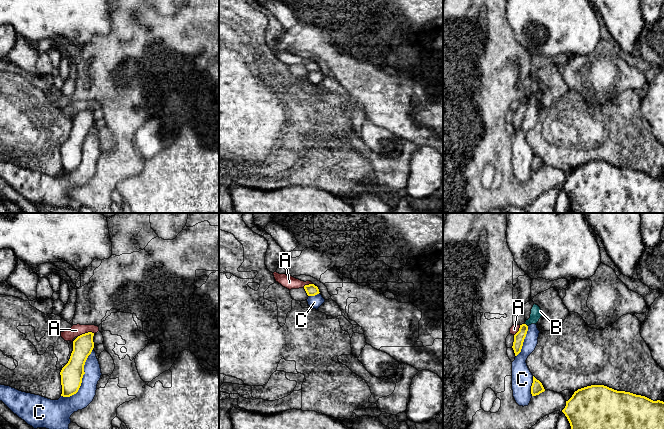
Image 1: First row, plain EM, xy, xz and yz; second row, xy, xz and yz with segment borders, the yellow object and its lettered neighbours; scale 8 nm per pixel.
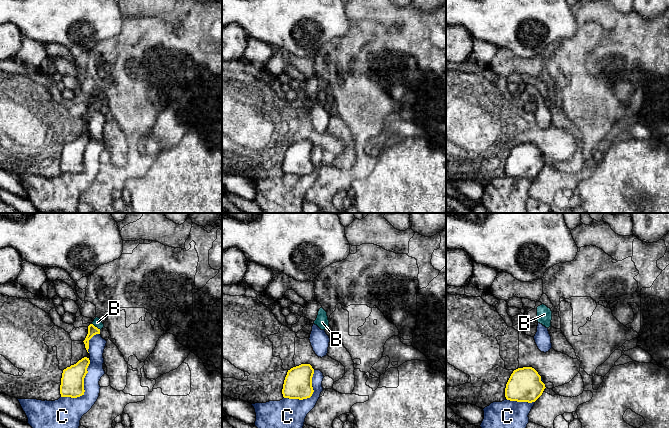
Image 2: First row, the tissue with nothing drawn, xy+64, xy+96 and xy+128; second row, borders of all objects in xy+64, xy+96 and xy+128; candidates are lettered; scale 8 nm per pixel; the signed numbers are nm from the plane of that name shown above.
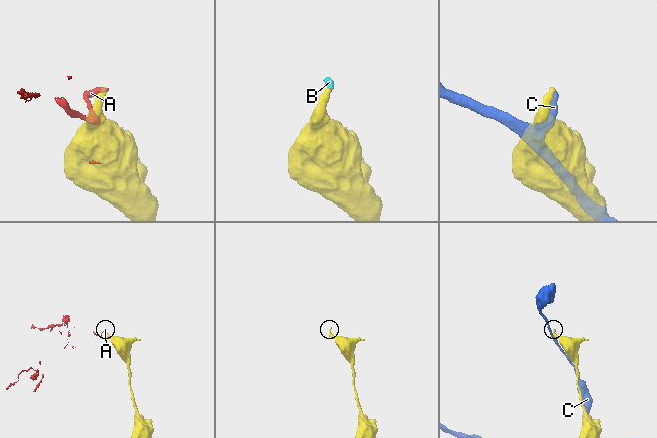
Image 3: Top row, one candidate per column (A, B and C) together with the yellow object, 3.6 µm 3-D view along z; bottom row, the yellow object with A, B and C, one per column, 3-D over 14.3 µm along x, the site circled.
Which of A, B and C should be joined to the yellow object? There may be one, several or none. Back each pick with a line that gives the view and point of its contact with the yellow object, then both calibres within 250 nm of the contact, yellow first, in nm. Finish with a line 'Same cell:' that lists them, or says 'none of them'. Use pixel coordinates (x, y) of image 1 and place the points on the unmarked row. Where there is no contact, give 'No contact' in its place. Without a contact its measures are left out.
B: Touches yellow at yz (526, 101). Thickness 90 nm (yellow) against 90 nm
Same cell: B

